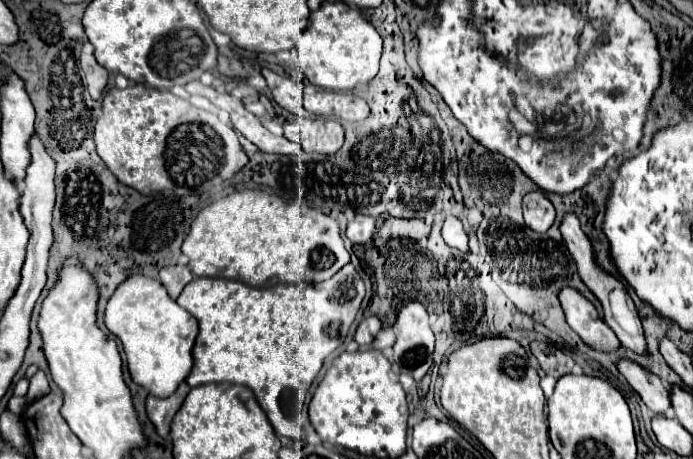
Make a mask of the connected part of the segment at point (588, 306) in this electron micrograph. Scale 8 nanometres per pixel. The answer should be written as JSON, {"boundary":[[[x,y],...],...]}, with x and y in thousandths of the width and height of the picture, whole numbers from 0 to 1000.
{"boundary":[[[810,632],[807,654],[815,675],[821,710],[835,728],[835,736],[847,754],[864,767],[887,767],[896,754],[885,719],[864,693],[859,667],[833,632]]]}

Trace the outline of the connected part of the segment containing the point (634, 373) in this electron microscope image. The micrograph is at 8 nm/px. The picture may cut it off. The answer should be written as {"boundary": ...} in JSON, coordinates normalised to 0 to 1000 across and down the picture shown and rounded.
{"boundary":[[[893,784],[893,810],[905,824],[911,845],[925,863],[925,871],[942,902],[968,906],[968,854],[945,815],[928,806],[911,784]]]}

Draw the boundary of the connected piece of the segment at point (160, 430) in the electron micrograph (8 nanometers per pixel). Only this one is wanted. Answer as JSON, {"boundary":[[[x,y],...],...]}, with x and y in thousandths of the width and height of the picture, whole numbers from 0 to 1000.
{"boundary":[[[264,832],[253,858],[247,858],[244,867],[224,867],[224,863],[212,863],[212,906],[221,919],[227,946],[241,959],[244,950],[244,928],[250,906],[255,902],[255,893],[261,889],[267,863],[273,858],[273,841]]]}

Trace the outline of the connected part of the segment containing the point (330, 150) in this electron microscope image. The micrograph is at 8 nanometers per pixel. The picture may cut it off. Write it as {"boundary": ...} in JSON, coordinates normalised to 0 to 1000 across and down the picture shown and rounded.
{"boundary":[[[426,257],[411,270],[411,296],[440,331],[483,336],[495,318],[495,275],[486,261]]]}

